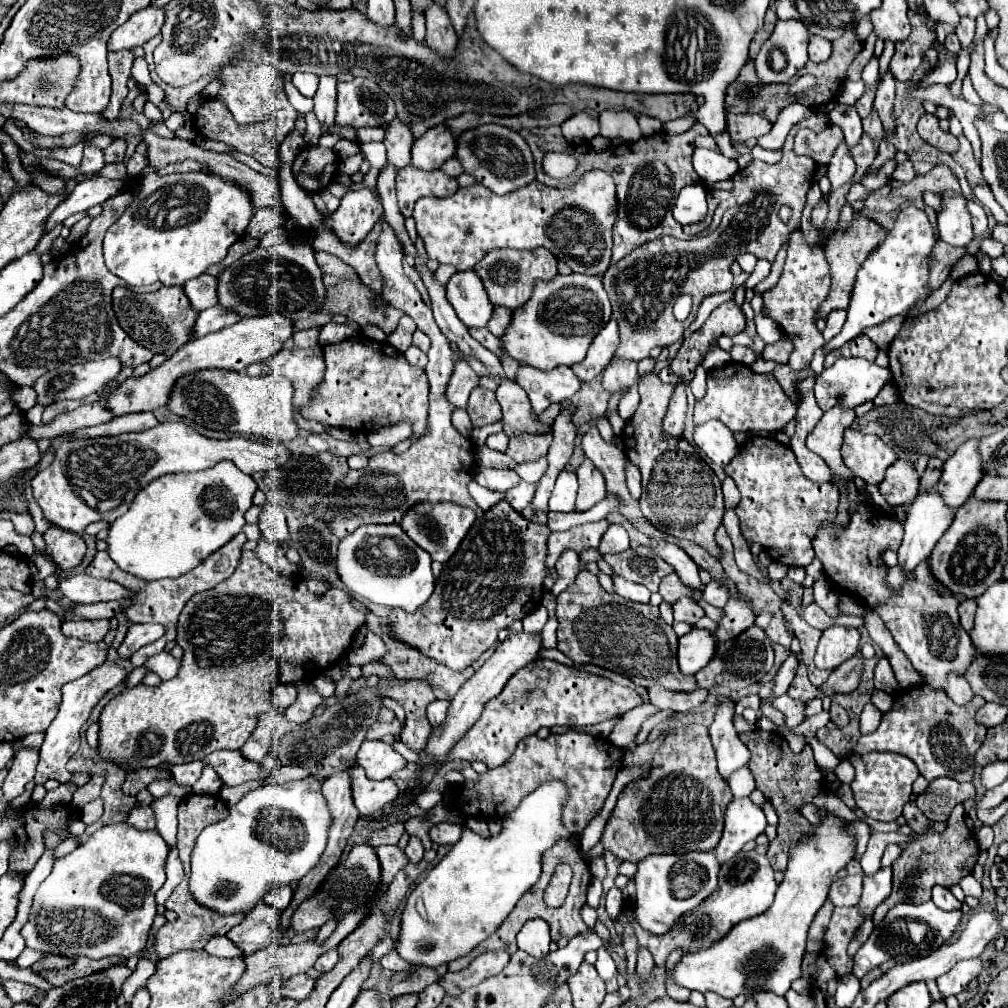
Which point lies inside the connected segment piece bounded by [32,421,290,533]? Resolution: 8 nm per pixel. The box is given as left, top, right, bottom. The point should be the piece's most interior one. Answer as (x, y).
(92, 480)

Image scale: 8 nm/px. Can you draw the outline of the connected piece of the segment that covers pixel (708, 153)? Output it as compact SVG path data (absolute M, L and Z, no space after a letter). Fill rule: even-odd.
M696 149L692 155L694 171L700 175L704 183L716 183L724 179L732 179L738 171L738 163L724 157L720 151L712 149Z

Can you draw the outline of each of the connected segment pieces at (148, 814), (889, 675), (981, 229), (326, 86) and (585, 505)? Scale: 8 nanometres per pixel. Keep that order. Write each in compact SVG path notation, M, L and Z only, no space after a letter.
M150 806L132 809L128 814L126 822L141 830L152 830L156 827L154 812Z
M886 657L879 659L874 670L874 687L882 689L886 693L894 693L900 689L898 681L892 670L892 667Z
M968 201L968 209L970 209L970 215L972 215L972 223L974 223L974 241L976 241L976 239L980 239L982 235L990 233L990 229L988 229L986 213L984 213L984 209L982 209L980 203Z
M322 75L318 91L314 95L314 113L324 125L334 123L336 117L336 85L338 79L334 75Z
M588 457L582 459L582 465L576 469L578 475L578 499L576 499L576 511L588 511L594 503L604 499L606 495L606 485L604 485L604 475L600 475L600 469L588 461Z

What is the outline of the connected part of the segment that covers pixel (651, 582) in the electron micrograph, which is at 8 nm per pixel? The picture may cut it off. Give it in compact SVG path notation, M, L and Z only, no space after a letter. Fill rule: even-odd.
M640 545L638 549L626 549L616 555L604 555L604 561L614 569L616 575L646 585L650 593L656 593L660 581L668 573L674 573L674 569L666 561L650 553L650 549L644 545Z

